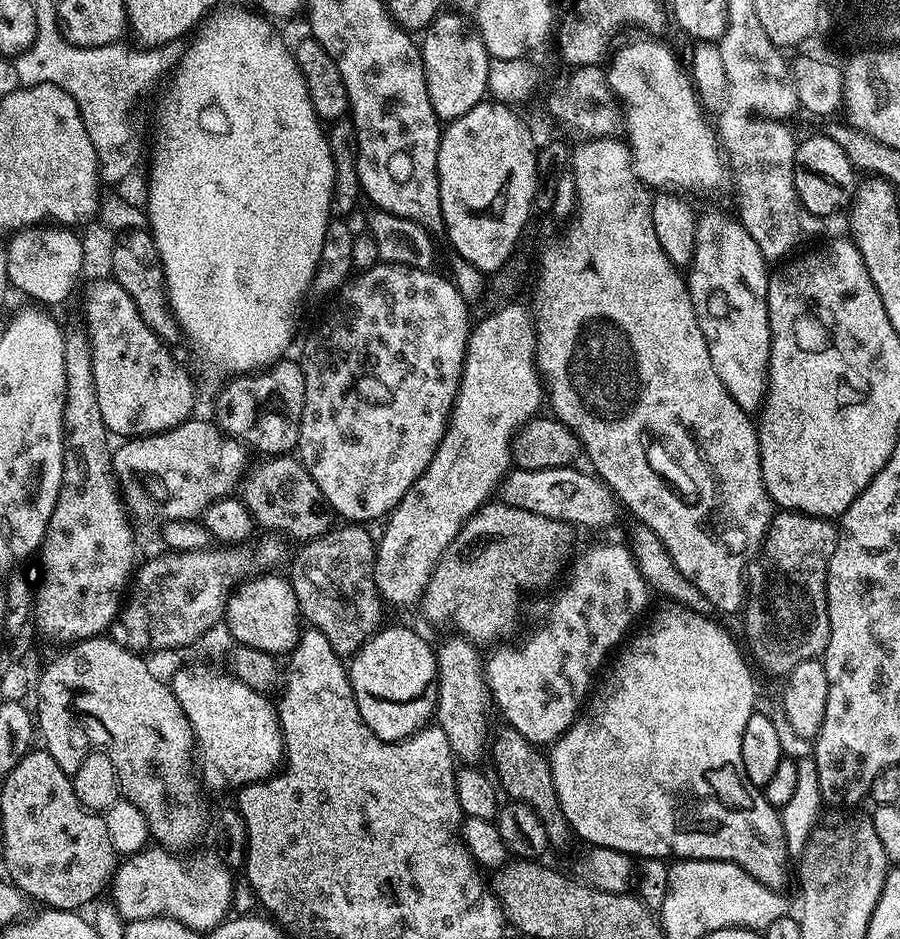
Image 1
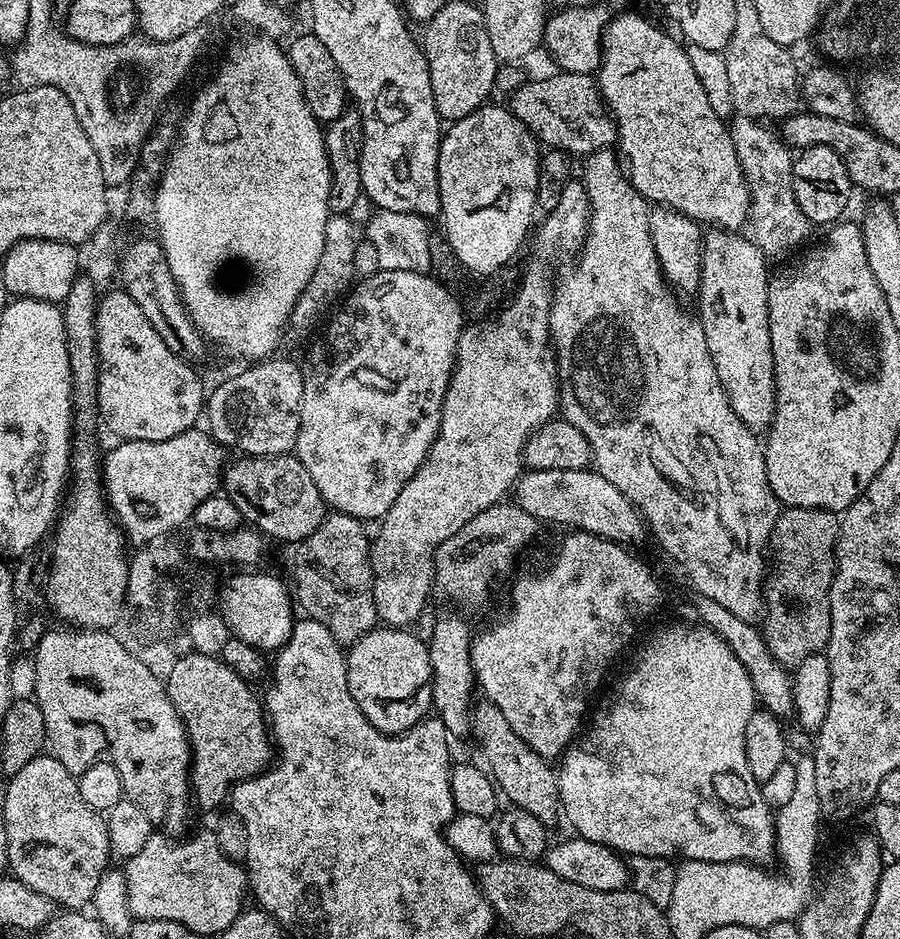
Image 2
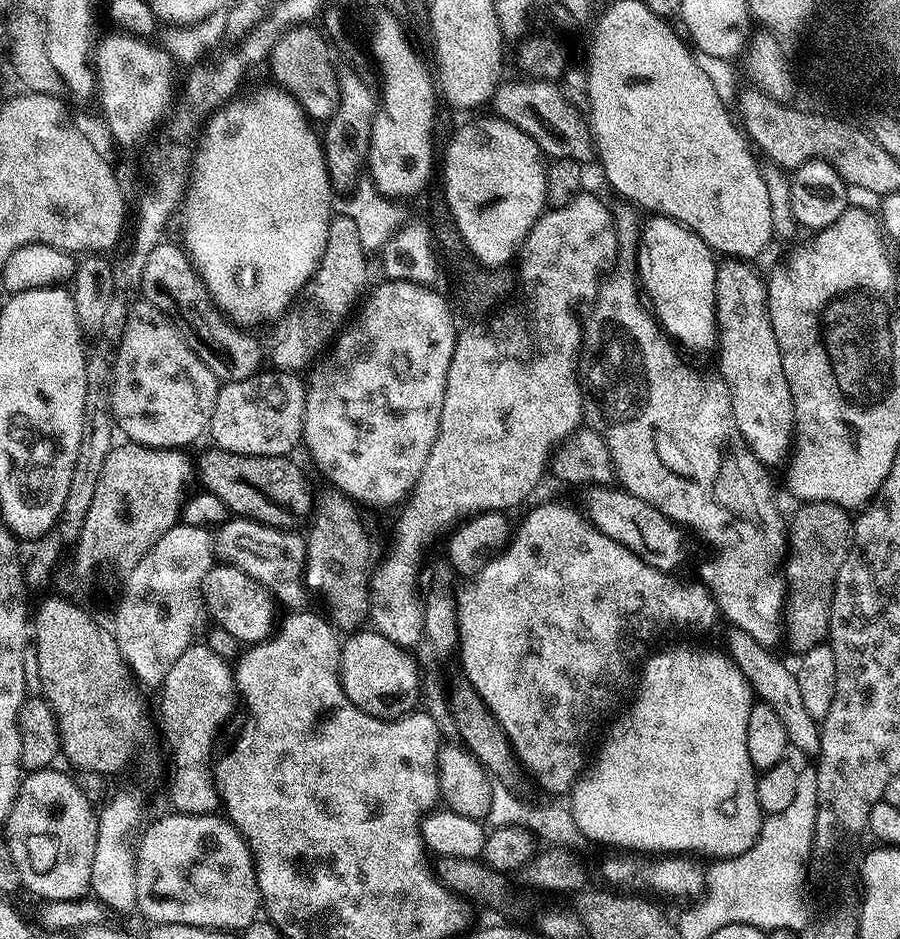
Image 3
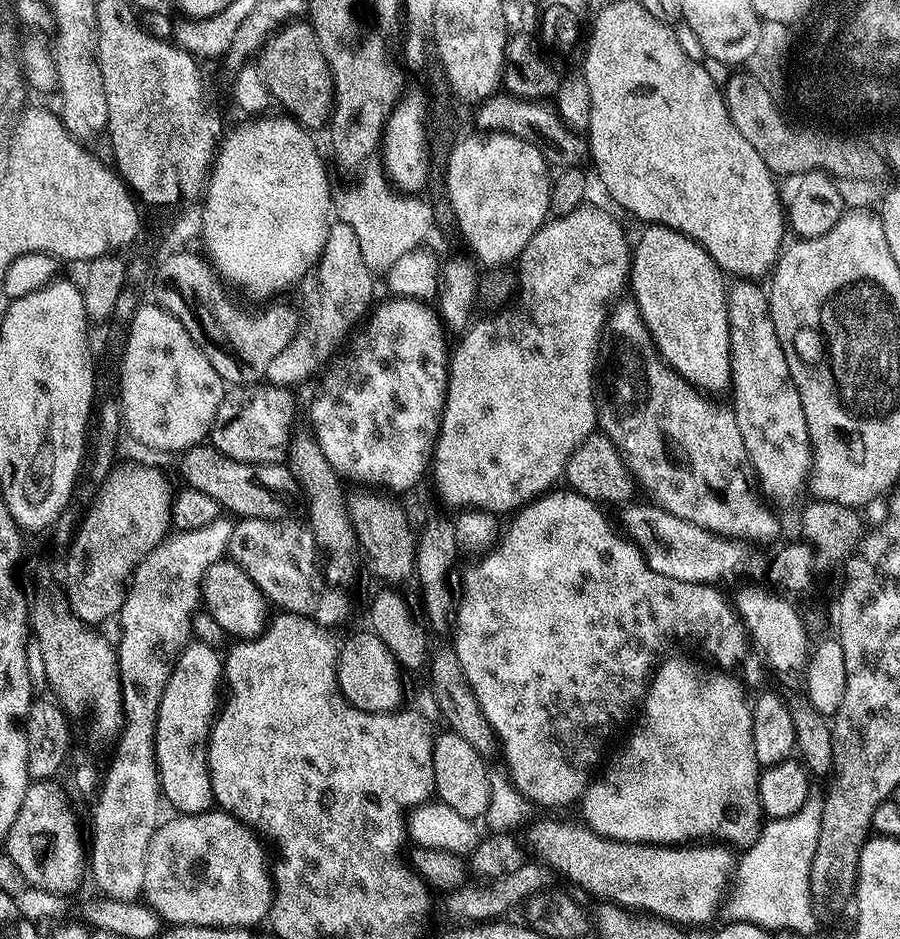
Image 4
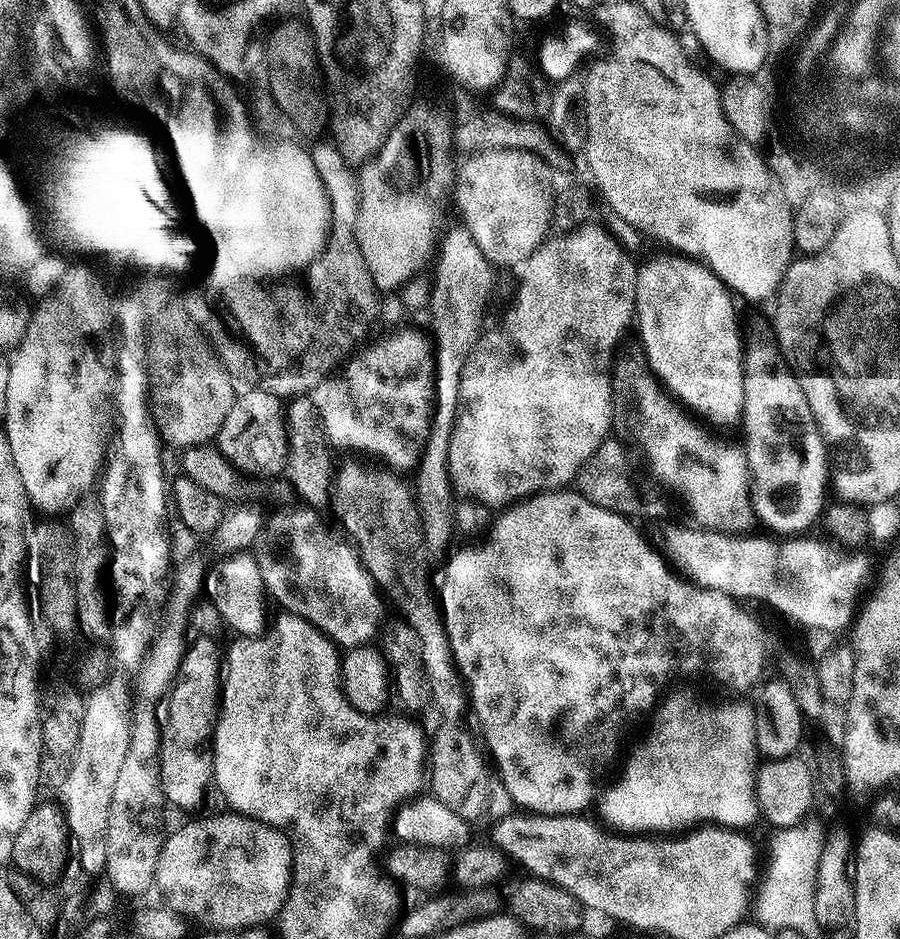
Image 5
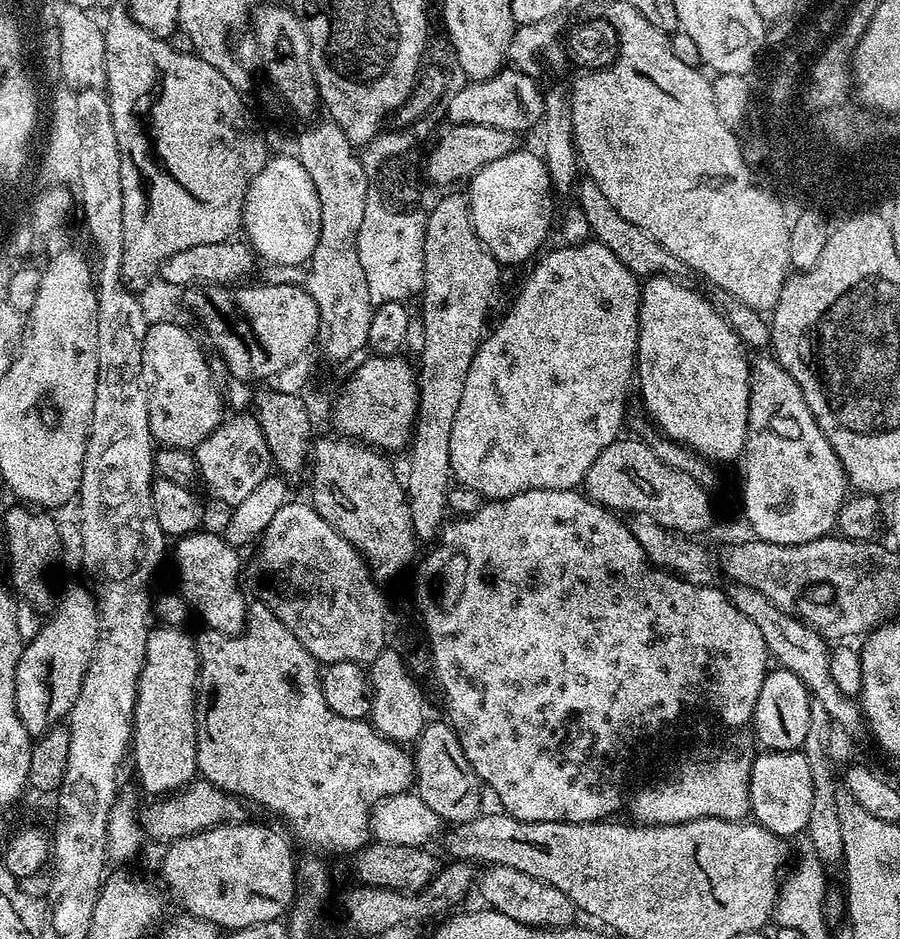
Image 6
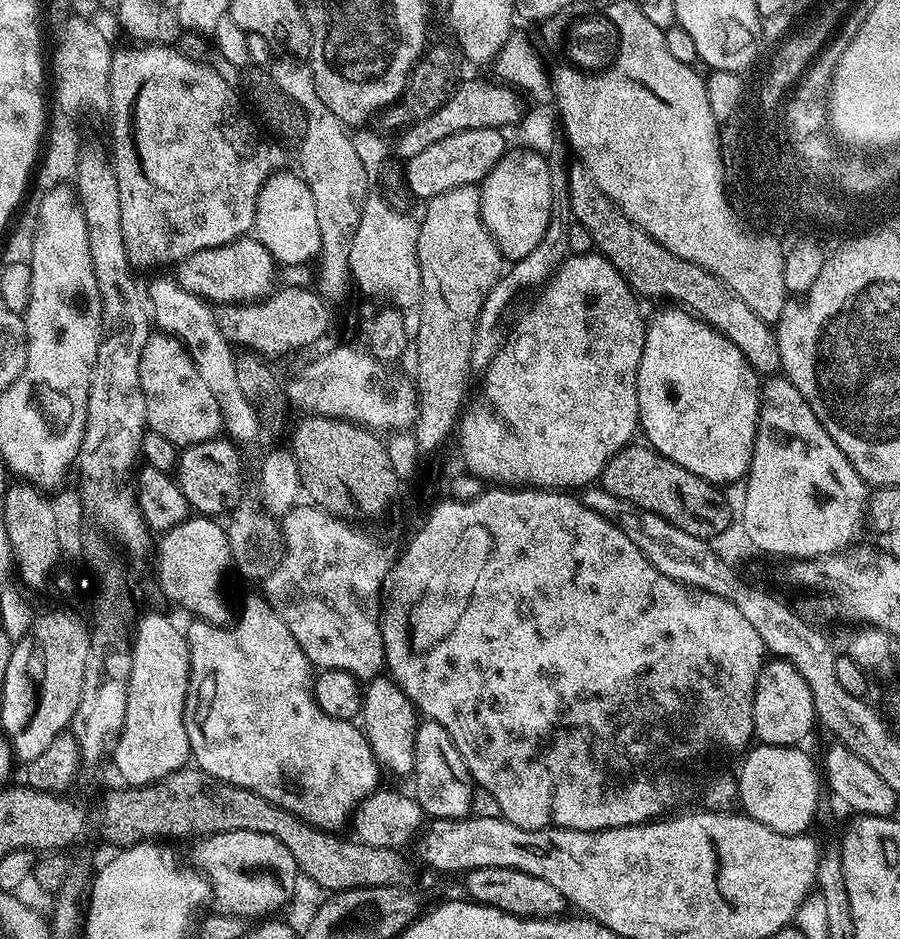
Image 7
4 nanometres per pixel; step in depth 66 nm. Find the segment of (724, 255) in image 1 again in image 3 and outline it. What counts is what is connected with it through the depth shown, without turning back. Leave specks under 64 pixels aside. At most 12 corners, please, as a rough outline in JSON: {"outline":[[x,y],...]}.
{"outline":[[716,269],[718,376],[766,466],[794,442],[765,277]]}

